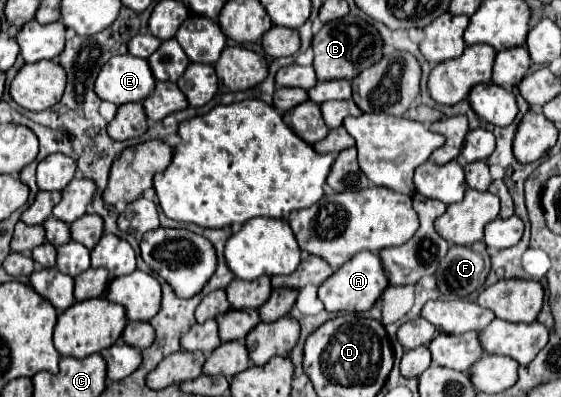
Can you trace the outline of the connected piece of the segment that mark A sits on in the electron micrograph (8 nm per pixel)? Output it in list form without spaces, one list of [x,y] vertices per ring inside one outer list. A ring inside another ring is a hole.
[[[358,252],[318,288],[318,298],[324,302],[324,308],[330,312],[366,312],[376,304],[376,300],[382,298],[386,282],[388,278],[386,272],[382,270],[378,254]]]

